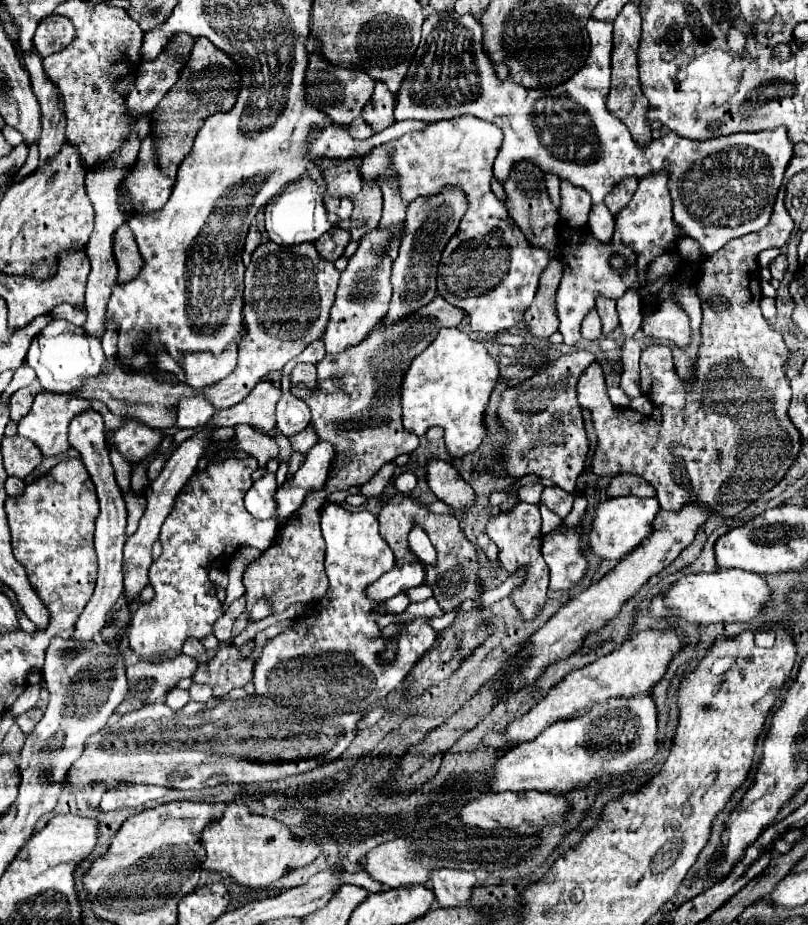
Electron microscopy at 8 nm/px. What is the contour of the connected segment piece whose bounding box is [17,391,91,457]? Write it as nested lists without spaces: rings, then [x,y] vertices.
[[[37,391],[29,413],[17,425],[17,433],[21,437],[27,437],[33,443],[37,443],[37,447],[41,449],[41,453],[45,457],[65,453],[69,449],[69,443],[67,443],[69,419],[73,419],[73,415],[77,415],[77,411],[85,411],[89,407],[91,407],[91,403],[87,399],[81,399],[81,397],[69,397],[69,395],[51,393],[51,391]]]

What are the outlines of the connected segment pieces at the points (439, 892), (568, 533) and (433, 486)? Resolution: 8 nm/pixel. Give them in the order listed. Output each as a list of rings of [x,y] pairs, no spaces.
[[[435,869],[429,875],[429,885],[441,907],[459,907],[469,901],[477,879],[475,873],[461,869]]]
[[[555,529],[543,537],[543,559],[551,571],[549,589],[561,591],[579,583],[585,575],[587,561],[579,553],[581,531],[579,529]]]
[[[433,457],[429,459],[425,473],[427,473],[429,489],[437,495],[437,499],[445,501],[455,511],[463,507],[471,507],[475,503],[473,489],[463,481],[459,471],[449,461]]]

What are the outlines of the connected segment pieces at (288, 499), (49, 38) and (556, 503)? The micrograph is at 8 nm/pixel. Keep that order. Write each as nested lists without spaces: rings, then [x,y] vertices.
[[[323,441],[307,451],[305,463],[297,469],[297,473],[287,477],[285,483],[279,485],[273,495],[277,503],[277,509],[275,509],[277,517],[293,515],[293,511],[301,507],[305,493],[309,489],[319,489],[321,483],[325,483],[331,457],[333,457],[333,447]]]
[[[51,15],[49,19],[43,19],[35,31],[33,45],[41,57],[47,57],[55,51],[65,49],[75,37],[75,27],[69,17],[63,15]]]
[[[545,487],[541,493],[541,503],[545,503],[553,513],[565,519],[573,507],[573,495],[561,491],[561,487]]]

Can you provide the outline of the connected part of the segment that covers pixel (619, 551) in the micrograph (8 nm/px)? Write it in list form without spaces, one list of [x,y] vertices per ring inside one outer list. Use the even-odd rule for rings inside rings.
[[[609,497],[605,501],[599,501],[595,507],[595,513],[599,517],[593,519],[593,527],[589,533],[589,549],[599,559],[623,559],[627,553],[631,553],[653,529],[653,519],[659,511],[657,499],[641,499],[641,497]]]

